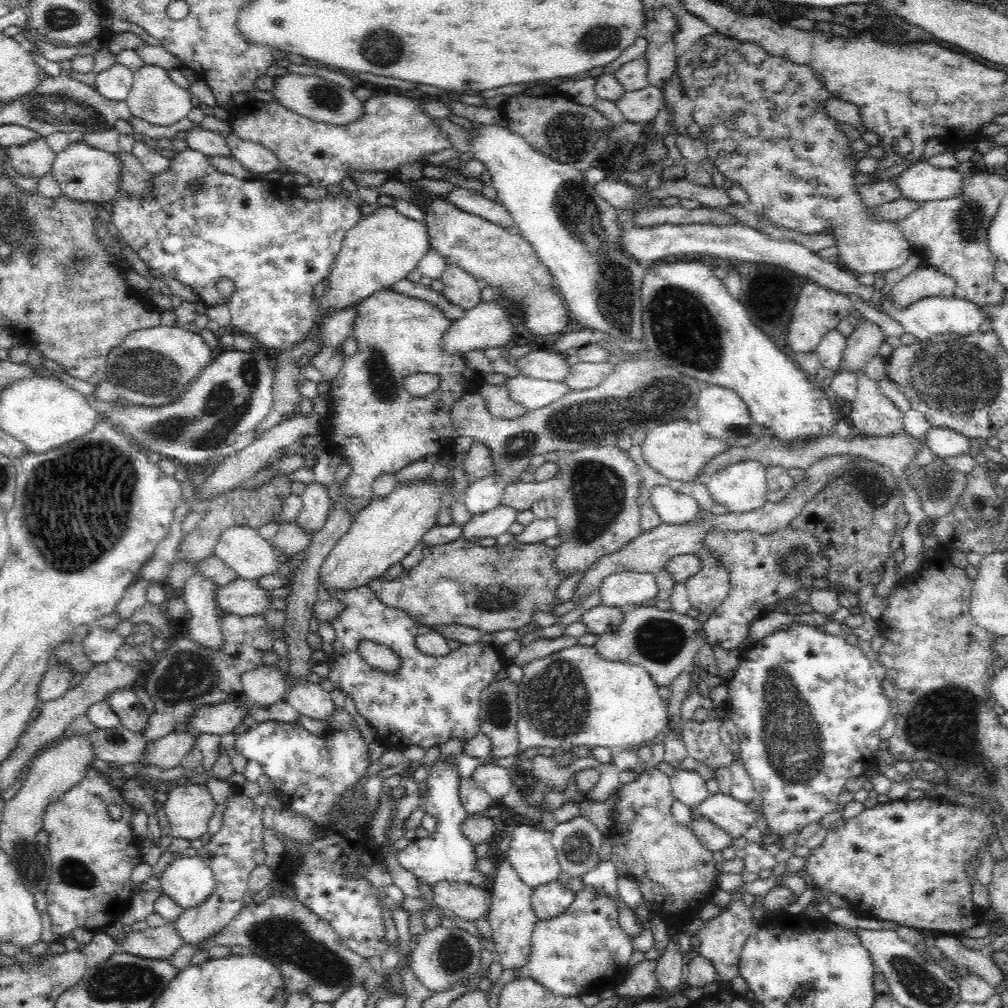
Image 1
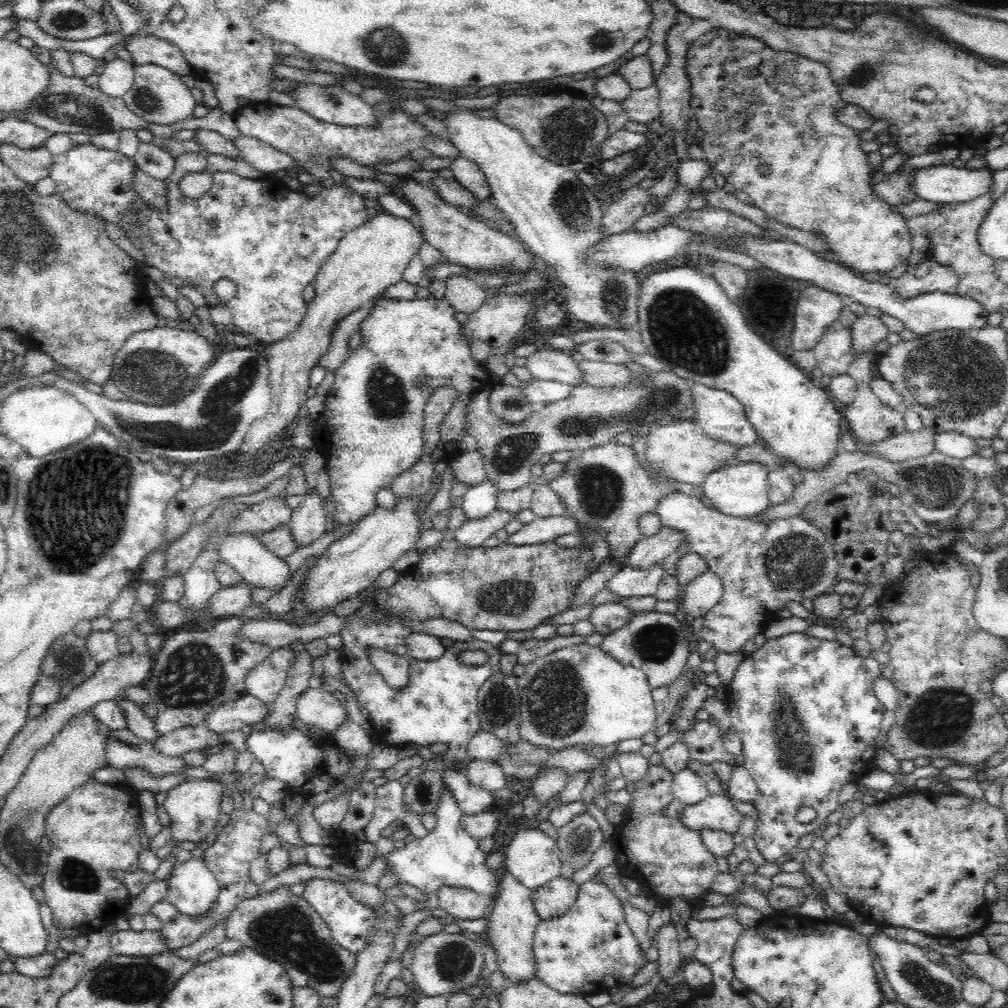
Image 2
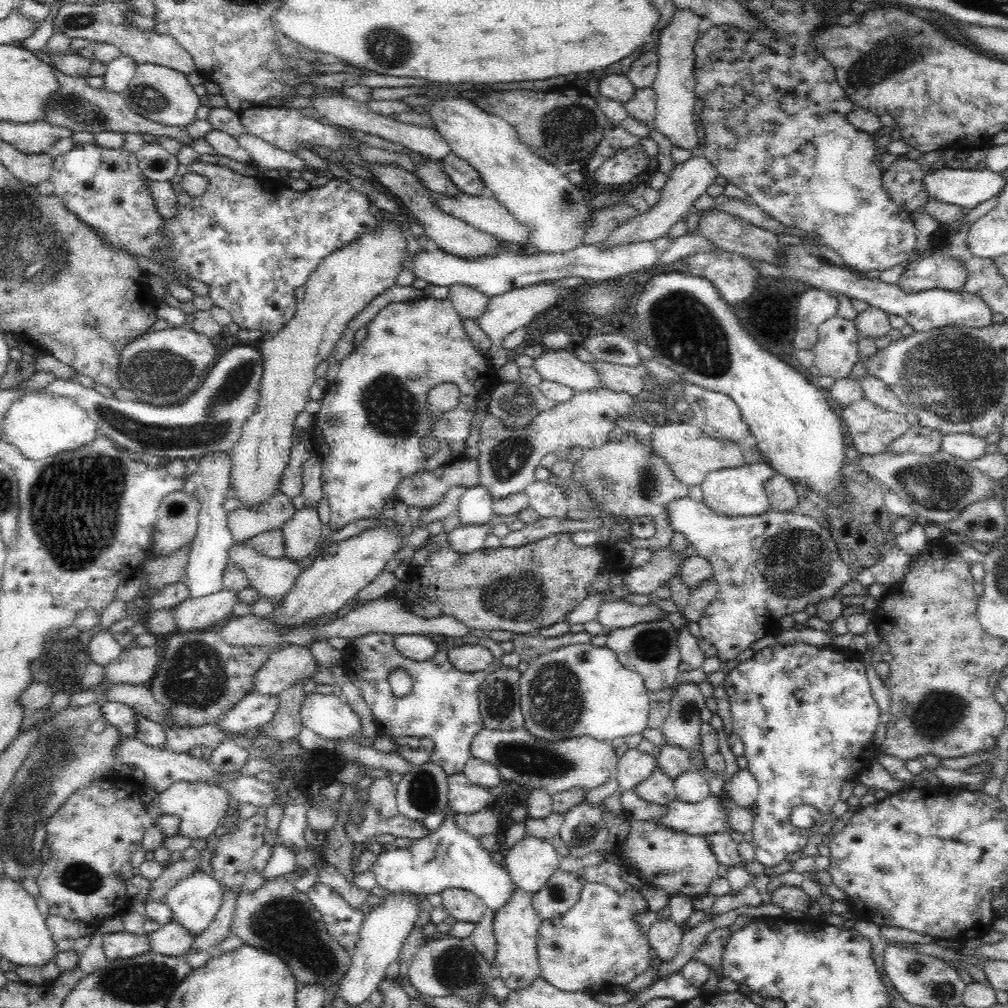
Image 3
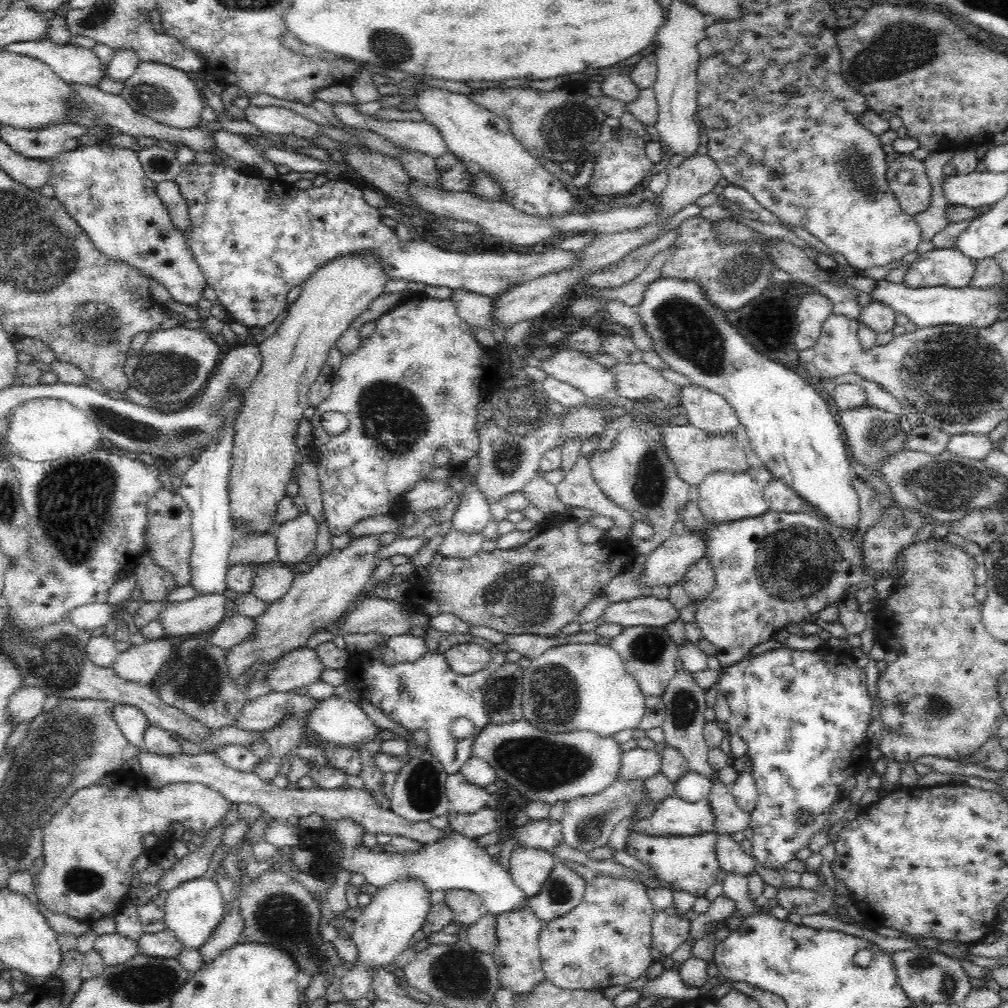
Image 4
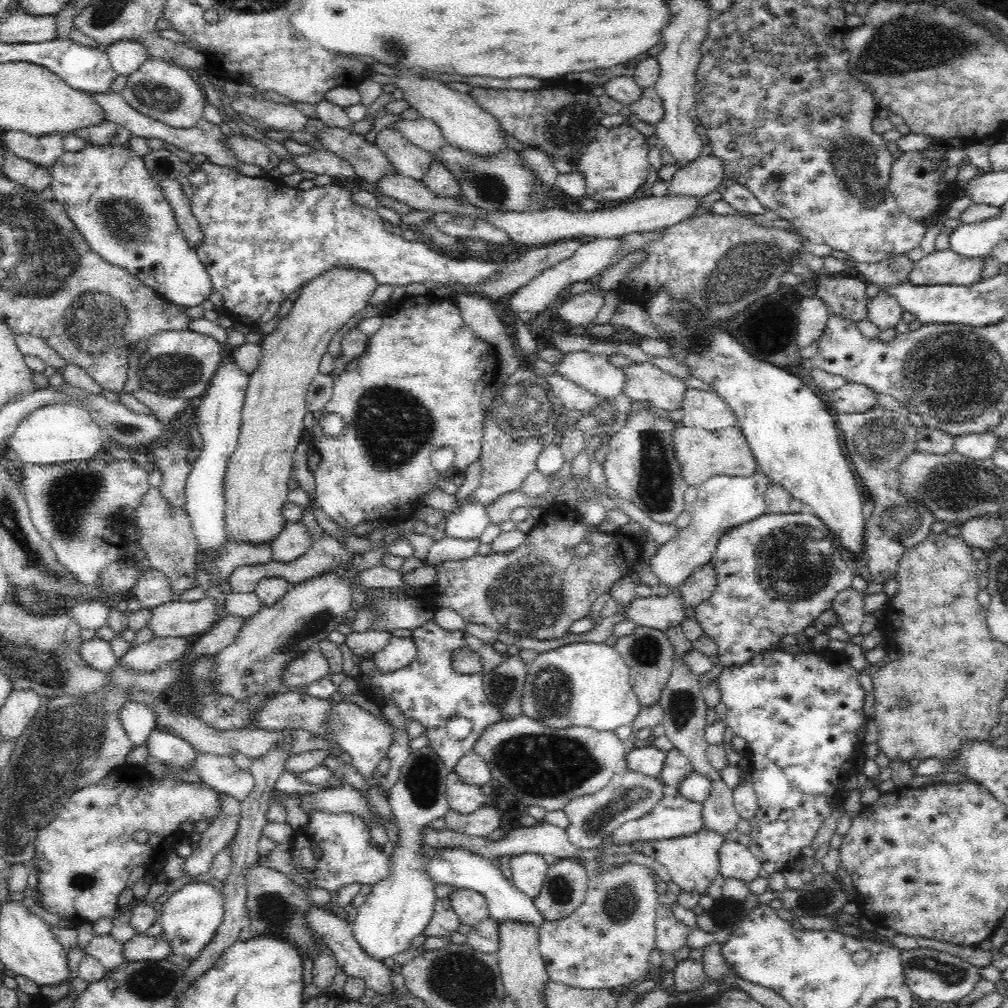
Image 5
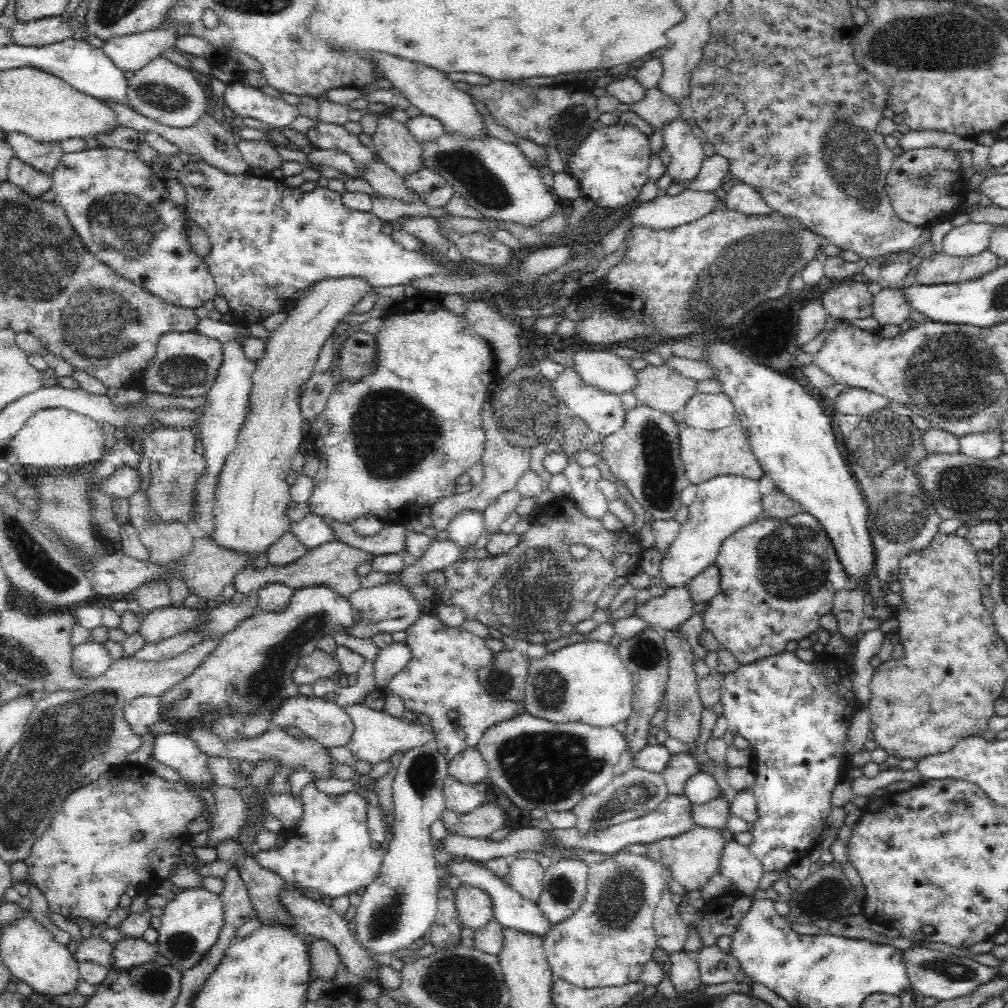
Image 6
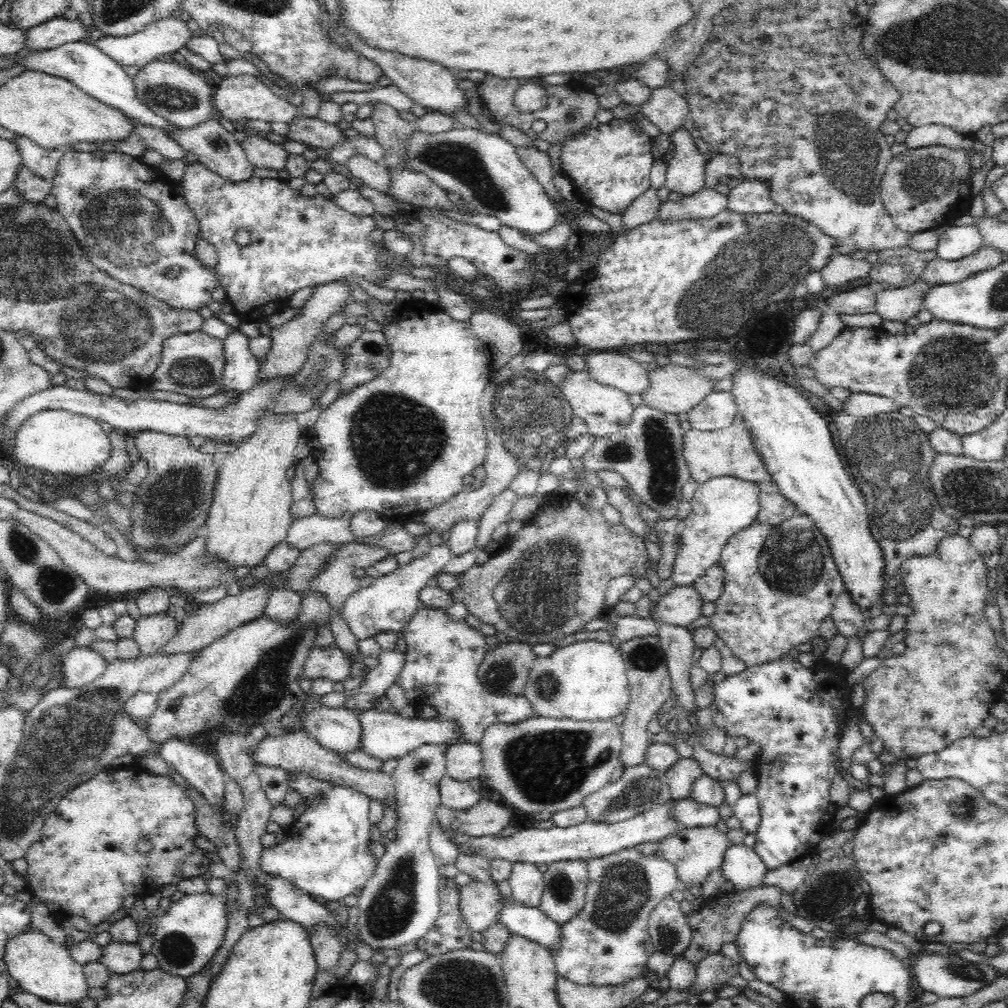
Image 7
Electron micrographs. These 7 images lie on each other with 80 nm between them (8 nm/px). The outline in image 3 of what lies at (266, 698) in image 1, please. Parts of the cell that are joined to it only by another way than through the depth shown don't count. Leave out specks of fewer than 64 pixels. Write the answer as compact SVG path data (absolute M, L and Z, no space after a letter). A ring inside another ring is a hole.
M291 645L271 650L269 658L254 676L254 692L276 697L296 680L312 680L317 666L308 647Z

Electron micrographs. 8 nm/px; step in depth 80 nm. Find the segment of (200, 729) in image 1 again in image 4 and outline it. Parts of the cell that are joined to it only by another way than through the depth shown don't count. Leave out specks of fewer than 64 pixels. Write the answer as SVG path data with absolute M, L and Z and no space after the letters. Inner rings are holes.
M270 691L268 694L246 700L232 726L258 733L282 722L286 712L297 714L298 719L304 722L309 716L308 712L314 708L314 704L316 700L311 696Z

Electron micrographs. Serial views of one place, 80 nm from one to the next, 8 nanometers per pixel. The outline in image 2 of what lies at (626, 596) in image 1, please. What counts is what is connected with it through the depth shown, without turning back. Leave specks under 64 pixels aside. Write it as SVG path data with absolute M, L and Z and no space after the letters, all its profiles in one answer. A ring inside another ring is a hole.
M660 563L644 570L624 567L612 576L606 584L606 589L618 599L655 597L657 585L661 582L664 572Z

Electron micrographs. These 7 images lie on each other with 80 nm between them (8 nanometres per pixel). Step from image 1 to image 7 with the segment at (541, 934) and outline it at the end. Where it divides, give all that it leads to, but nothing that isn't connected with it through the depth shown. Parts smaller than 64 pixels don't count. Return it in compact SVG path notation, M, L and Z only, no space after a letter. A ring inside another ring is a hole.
M633 848L586 862L588 882L584 906L566 924L560 925L560 942L550 950L550 956L558 976L578 985L605 987L626 984L642 974L655 951L647 931L649 916L656 905L678 886L678 876L672 864L654 855L643 855Z

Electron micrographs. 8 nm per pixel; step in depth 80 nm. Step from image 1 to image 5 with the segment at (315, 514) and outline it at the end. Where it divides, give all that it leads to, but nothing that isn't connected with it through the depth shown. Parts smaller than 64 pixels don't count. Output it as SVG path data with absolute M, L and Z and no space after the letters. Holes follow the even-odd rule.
M303 520L288 522L271 542L272 558L282 563L292 562L300 555L306 554L313 542L314 538L309 534Z

